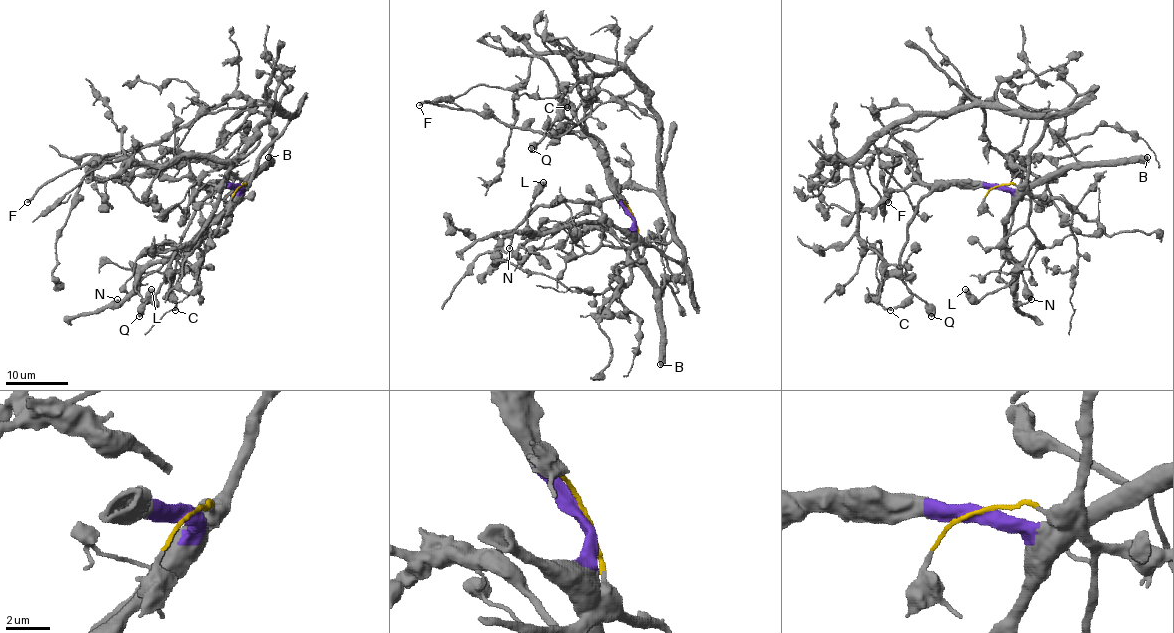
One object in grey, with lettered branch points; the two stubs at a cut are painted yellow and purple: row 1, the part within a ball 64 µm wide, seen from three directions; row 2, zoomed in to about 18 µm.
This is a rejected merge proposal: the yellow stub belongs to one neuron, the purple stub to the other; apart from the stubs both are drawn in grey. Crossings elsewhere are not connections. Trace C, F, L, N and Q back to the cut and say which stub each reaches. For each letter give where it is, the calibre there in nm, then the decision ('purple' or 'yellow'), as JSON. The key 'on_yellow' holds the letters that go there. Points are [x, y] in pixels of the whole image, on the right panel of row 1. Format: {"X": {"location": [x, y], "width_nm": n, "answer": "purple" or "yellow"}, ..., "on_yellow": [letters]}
{"C": {"location": [890, 310], "width_nm": 180, "answer": "purple"}, "F": {"location": [888, 202], "width_nm": 240, "answer": "purple"}, "L": {"location": [965, 289], "width_nm": 600, "answer": "purple"}, "N": {"location": [1031, 299], "width_nm": 120, "answer": "purple"}, "Q": {"location": [931, 316], "width_nm": 650, "answer": "purple"}, "on_yellow": []}

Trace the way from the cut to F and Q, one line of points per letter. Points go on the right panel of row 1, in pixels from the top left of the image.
F: (997, 185), (925, 185), (914, 179), (916, 157), (911, 150), (892, 168), (886, 188), (888, 202)
Q: (997, 185), (935, 187), (919, 202), (900, 254), (900, 279), (925, 303), (931, 317)

